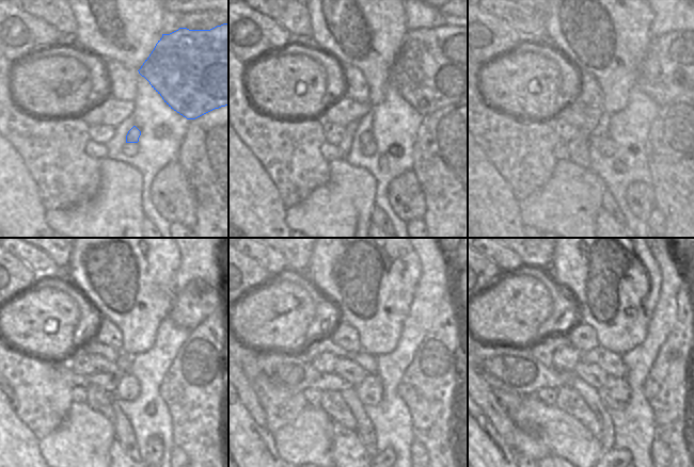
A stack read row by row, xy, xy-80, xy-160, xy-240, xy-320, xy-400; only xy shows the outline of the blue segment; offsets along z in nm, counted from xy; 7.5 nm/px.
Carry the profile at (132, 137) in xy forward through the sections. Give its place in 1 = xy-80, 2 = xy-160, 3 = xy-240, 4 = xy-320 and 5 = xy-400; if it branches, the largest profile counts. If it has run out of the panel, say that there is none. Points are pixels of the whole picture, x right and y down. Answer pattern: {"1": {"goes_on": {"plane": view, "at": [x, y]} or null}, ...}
{"1": {"goes_on": {"plane": "xy-80", "at": [366, 137]}}, "2": {"goes_on": {"plane": "xy-160", "at": [595, 141]}}, "3": {"goes_on": {"plane": "xy-240", "at": [107, 382]}}, "4": {"goes_on": {"plane": "xy-320", "at": [292, 372]}}, "5": {"goes_on": {"plane": "xy-400", "at": [511, 369]}}}

